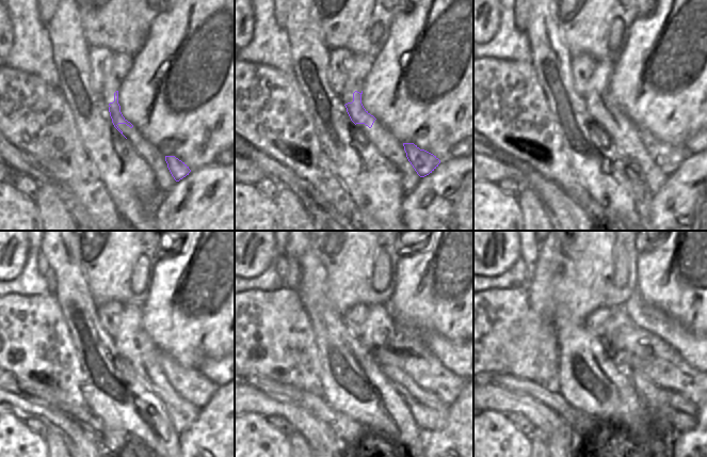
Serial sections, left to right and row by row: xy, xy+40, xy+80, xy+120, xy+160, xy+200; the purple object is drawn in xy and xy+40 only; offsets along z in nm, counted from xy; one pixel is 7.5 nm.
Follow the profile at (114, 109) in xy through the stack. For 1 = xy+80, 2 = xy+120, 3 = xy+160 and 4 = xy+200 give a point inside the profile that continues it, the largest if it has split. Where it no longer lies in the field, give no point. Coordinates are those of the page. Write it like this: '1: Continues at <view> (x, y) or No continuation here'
1: Continues at xy+80 (603, 108)
2: Continues at xy+120 (132, 343)
3: Continues at xy+160 (404, 347)
4: Continues at xy+200 (635, 349).

